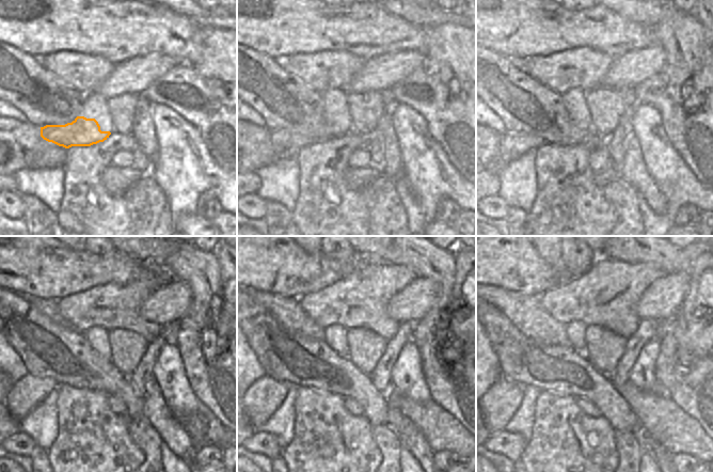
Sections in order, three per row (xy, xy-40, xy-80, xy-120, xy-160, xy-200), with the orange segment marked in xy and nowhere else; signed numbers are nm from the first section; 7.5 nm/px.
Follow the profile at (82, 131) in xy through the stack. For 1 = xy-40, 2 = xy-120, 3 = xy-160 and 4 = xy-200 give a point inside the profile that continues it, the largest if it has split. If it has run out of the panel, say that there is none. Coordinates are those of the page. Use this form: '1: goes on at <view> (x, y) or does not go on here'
1: goes on at xy-40 (282, 140)
2: goes on at xy-120 (28, 392)
3: goes on at xy-160 (263, 398)
4: goes on at xy-200 (501, 402)

